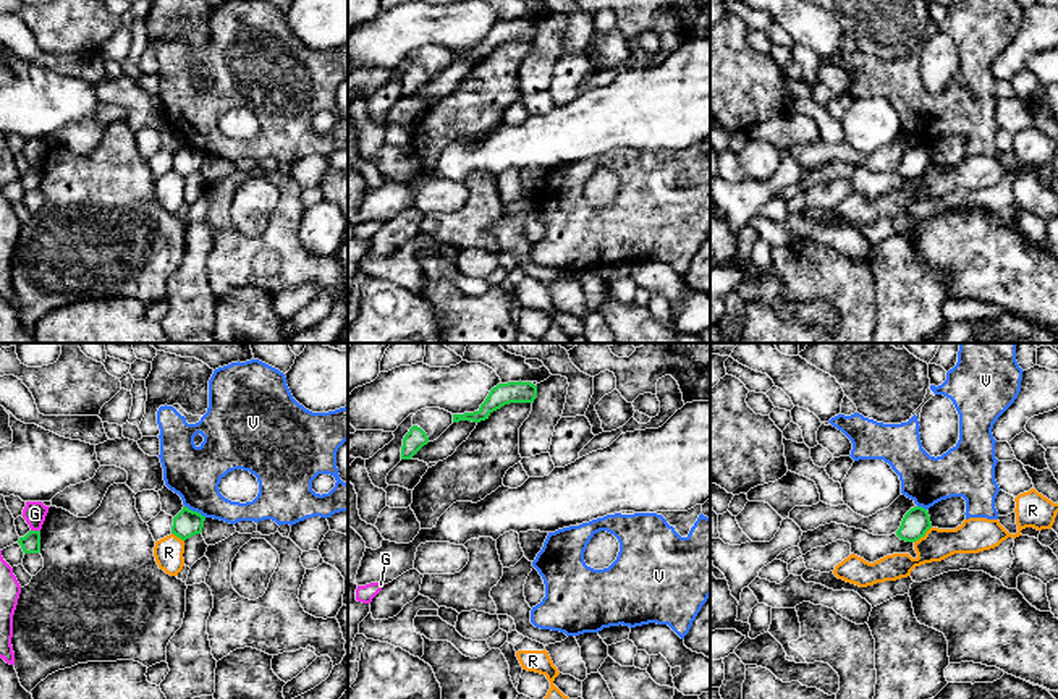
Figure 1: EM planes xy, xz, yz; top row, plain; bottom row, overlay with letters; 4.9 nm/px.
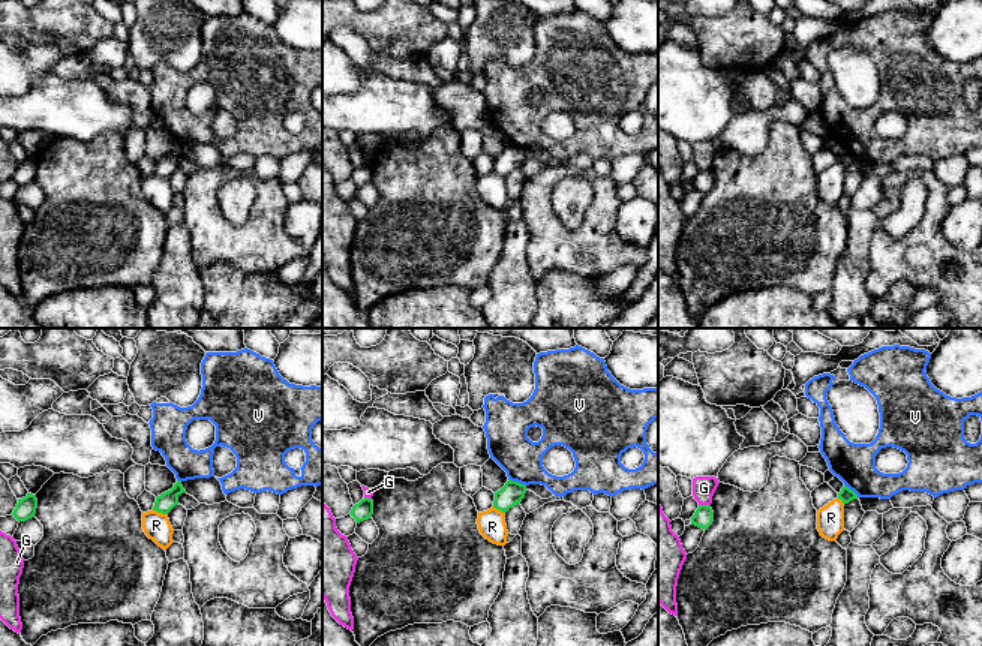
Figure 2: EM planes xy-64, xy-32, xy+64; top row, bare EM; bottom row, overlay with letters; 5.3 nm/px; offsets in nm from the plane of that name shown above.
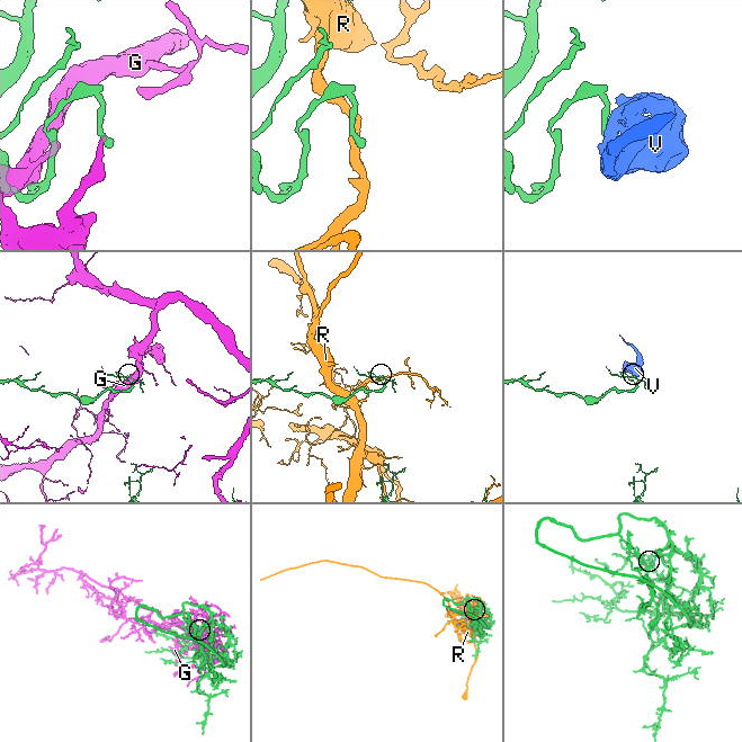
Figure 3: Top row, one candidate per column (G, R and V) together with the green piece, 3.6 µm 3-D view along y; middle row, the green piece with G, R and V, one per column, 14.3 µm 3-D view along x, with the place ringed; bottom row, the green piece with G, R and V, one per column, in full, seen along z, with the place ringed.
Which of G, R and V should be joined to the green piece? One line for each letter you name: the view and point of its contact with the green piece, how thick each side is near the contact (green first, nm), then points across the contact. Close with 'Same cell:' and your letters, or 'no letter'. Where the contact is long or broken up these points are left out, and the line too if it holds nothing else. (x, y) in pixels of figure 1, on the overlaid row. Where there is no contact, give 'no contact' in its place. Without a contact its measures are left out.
Same cell: no letter

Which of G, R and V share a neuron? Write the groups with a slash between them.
G / R / V

